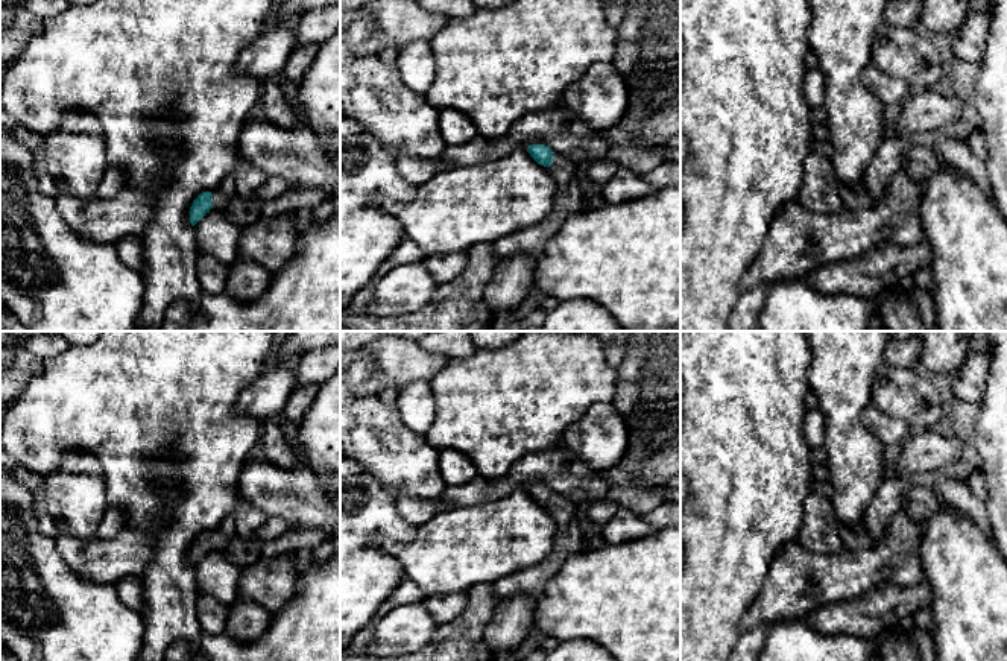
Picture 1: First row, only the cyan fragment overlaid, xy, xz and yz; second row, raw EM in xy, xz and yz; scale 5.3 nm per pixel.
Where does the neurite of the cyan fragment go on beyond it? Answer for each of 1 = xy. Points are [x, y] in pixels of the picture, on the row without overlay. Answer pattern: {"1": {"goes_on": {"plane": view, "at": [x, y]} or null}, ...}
{"1": {"goes_on": {"plane": "xy", "at": [227, 531]}}}

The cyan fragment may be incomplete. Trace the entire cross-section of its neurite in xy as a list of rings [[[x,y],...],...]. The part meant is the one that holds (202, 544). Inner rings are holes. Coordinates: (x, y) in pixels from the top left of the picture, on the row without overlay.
[[[228,515],[217,529],[202,532],[190,547],[190,564],[194,567],[207,553],[223,552],[228,541],[237,535],[234,515]]]

